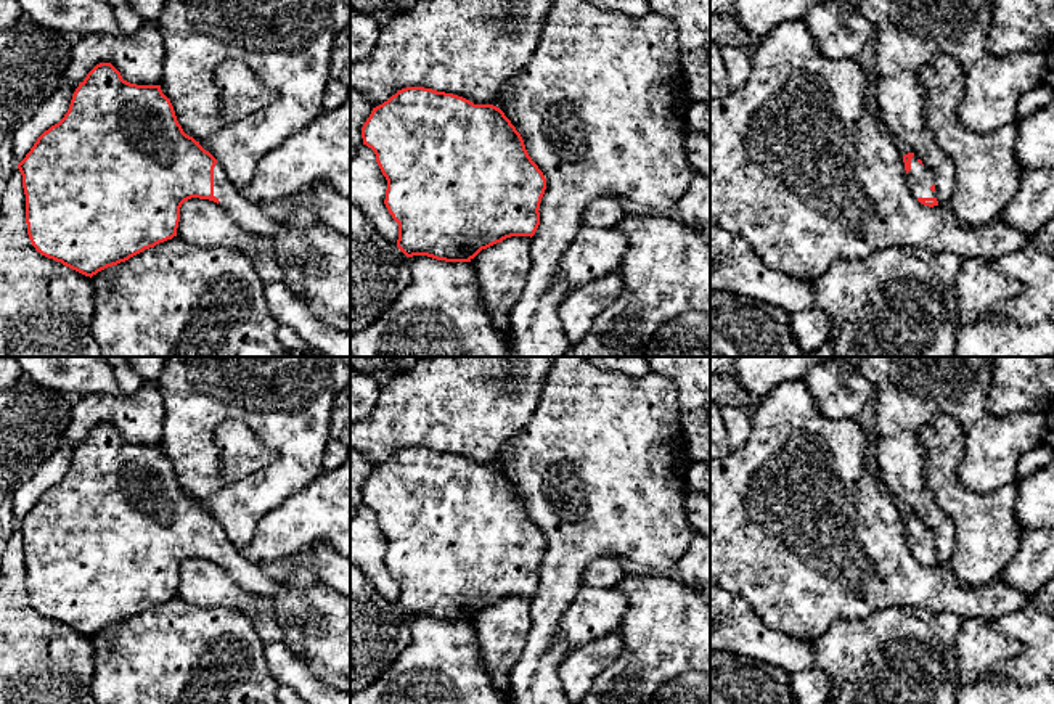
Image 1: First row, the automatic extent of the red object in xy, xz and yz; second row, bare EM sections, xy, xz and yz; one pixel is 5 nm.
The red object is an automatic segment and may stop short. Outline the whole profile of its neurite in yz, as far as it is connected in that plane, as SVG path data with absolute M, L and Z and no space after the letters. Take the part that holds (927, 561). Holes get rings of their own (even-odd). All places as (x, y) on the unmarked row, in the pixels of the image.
M914 513L905 514L903 522L911 555L924 566L938 566L932 532L914 516Z

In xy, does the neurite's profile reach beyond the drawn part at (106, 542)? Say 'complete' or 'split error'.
split error

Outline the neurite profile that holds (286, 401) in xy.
M164 357L164 373L157 383L165 408L161 450L170 460L183 492L222 524L231 545L244 550L264 514L300 492L325 471L323 456L331 440L331 408L334 399L349 384L350 357ZM230 420L249 424L275 453L268 466L233 482L223 479L215 447L215 429Z

